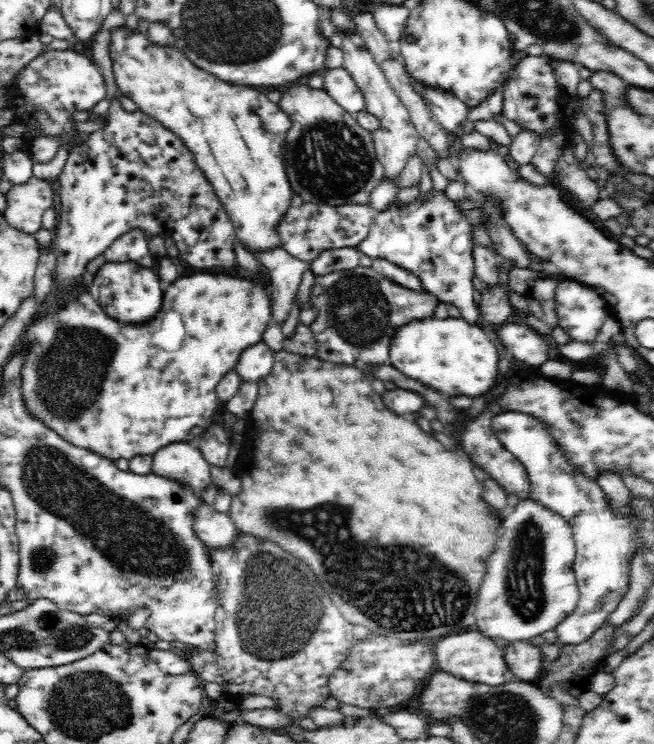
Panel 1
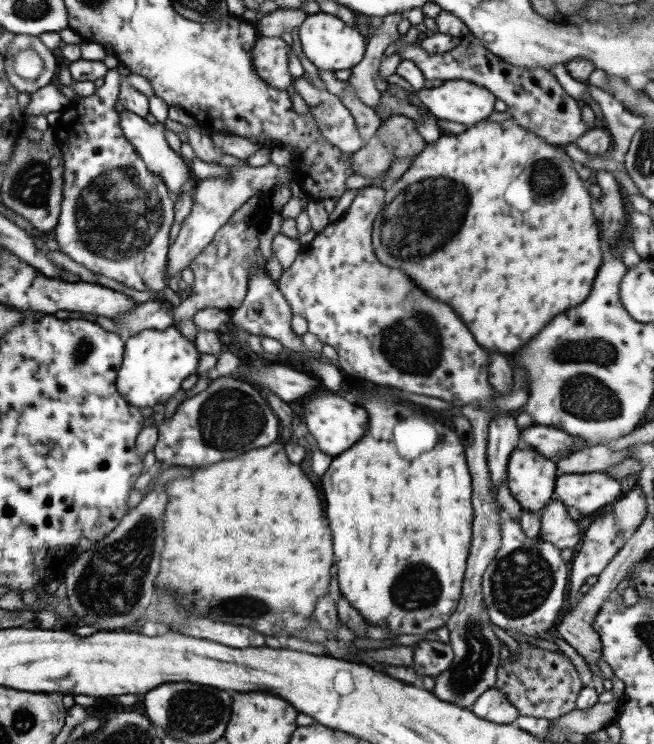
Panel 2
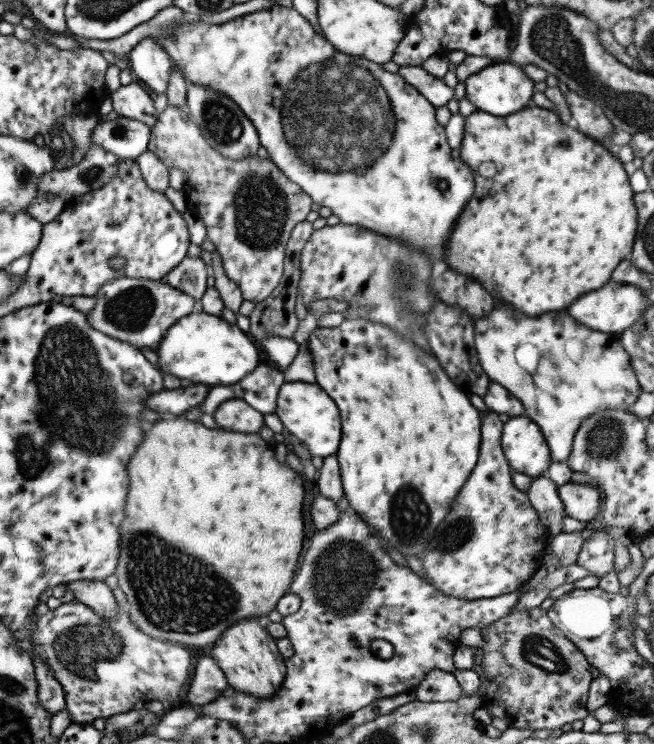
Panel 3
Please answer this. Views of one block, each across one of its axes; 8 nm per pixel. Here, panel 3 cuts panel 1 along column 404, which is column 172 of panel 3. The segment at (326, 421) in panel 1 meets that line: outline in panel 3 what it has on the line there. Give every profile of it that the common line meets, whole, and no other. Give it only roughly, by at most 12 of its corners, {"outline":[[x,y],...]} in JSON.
{"outline":[[155,422],[115,576],[205,646],[287,592],[301,478],[259,434]]}

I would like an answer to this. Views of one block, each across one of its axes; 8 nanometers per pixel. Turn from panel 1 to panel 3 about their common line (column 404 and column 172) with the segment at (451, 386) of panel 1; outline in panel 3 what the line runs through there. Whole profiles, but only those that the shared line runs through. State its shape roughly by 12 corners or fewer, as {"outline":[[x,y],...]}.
{"outline":[[197,312],[169,326],[161,374],[235,384],[259,364],[255,340]]}

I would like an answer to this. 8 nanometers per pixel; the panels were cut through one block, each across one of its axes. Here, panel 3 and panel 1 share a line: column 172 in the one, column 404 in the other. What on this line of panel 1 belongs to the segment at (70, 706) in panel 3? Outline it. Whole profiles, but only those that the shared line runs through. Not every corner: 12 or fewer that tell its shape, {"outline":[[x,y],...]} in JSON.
{"outline":[[356,640],[330,676],[358,708],[408,702],[436,672],[424,644]]}

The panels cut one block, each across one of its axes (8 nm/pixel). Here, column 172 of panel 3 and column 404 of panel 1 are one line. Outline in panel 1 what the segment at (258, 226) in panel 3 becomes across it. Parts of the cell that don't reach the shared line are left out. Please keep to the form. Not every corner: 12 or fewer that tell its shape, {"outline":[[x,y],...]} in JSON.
{"outline":[[344,34],[342,68],[380,118],[384,178],[400,176],[420,134],[366,40]]}

